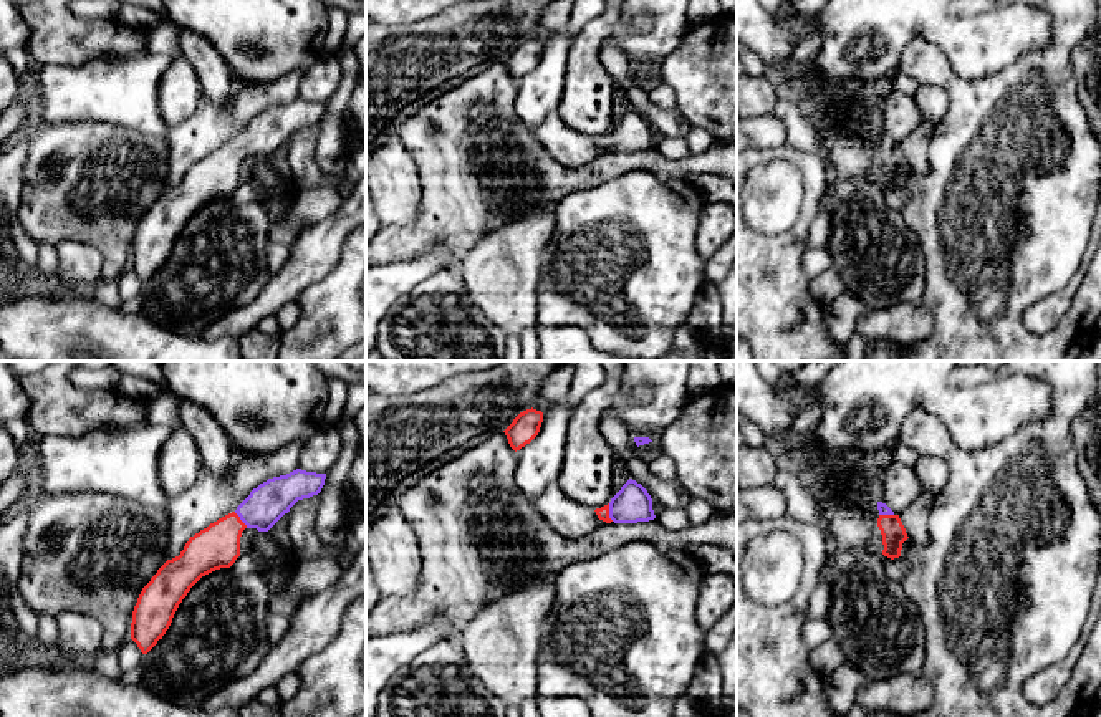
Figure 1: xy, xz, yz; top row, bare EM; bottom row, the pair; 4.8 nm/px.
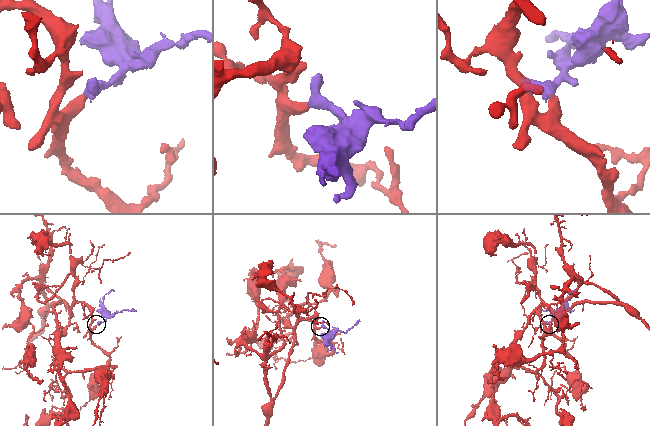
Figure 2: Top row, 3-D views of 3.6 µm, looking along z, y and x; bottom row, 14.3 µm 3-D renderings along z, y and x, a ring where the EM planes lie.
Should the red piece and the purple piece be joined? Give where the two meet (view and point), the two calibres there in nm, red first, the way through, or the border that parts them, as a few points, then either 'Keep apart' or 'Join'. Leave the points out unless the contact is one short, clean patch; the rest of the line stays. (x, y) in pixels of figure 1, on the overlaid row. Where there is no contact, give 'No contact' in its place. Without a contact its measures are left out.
Touches red at xz (608, 512). Thickness 60 nm (red) against 180 nm. Path across: xz (603, 514), (608, 512), (633, 504). Join

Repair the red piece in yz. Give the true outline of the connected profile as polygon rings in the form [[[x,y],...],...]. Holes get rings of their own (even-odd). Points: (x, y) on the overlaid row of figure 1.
[[[877,502],[877,527],[882,535],[882,555],[894,560],[901,556],[902,543],[909,538],[899,518],[886,503]]]

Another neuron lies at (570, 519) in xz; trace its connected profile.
[[[551,482],[531,503],[558,533],[573,540],[593,535],[606,525],[594,508],[568,498],[556,482]]]

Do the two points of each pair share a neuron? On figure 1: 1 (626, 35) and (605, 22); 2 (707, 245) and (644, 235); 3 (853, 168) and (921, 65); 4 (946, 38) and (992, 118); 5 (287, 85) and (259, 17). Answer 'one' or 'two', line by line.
1: two
2: two
3: two
4: two
5: two

